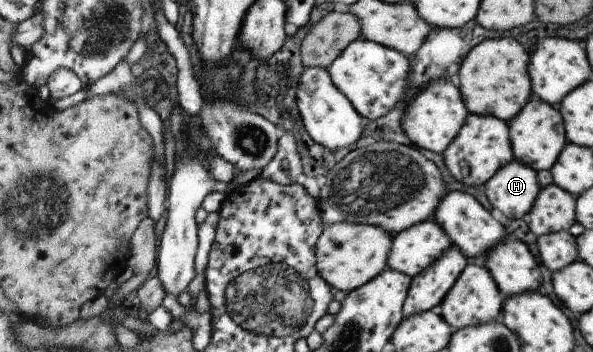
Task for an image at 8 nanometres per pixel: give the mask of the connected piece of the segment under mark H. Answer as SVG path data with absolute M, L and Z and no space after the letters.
M517 159L498 171L484 186L493 208L512 220L526 219L542 188L536 169Z

